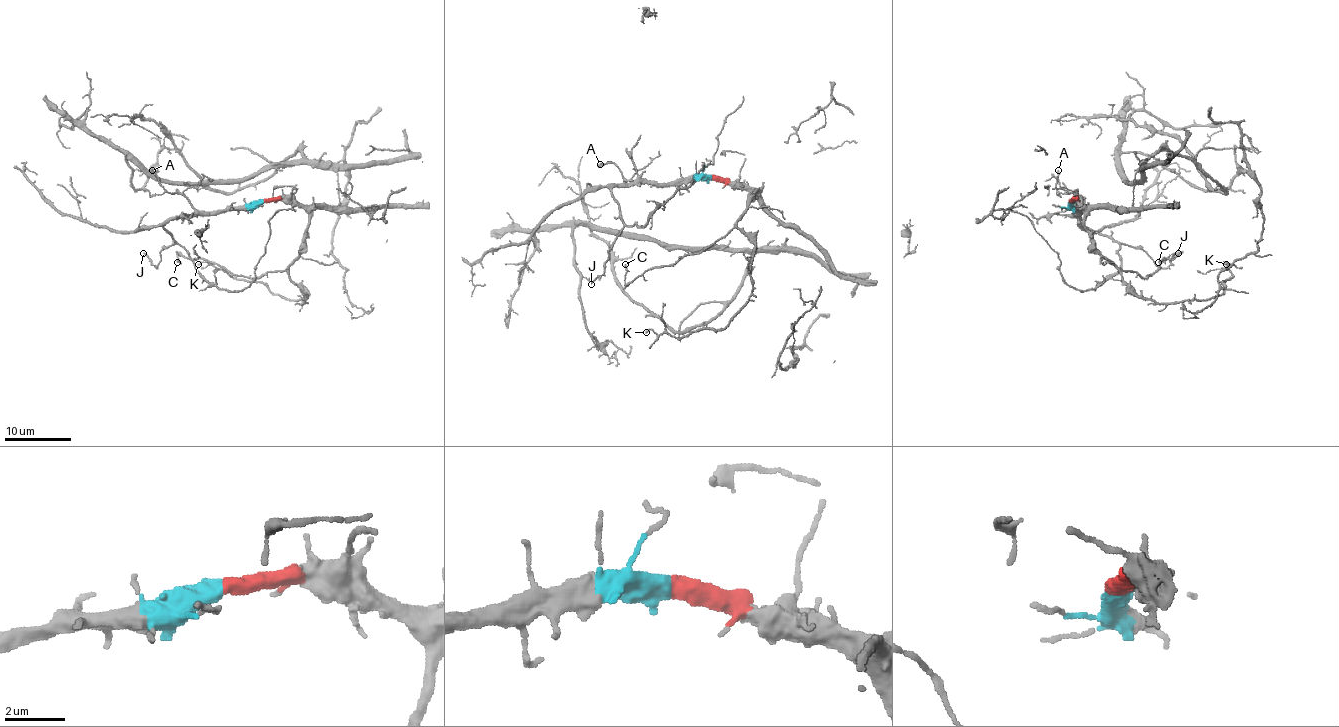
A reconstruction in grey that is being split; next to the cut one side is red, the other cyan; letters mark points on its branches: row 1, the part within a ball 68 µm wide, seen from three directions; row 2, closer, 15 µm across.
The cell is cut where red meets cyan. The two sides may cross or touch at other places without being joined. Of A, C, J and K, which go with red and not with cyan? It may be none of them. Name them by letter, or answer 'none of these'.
C, K

